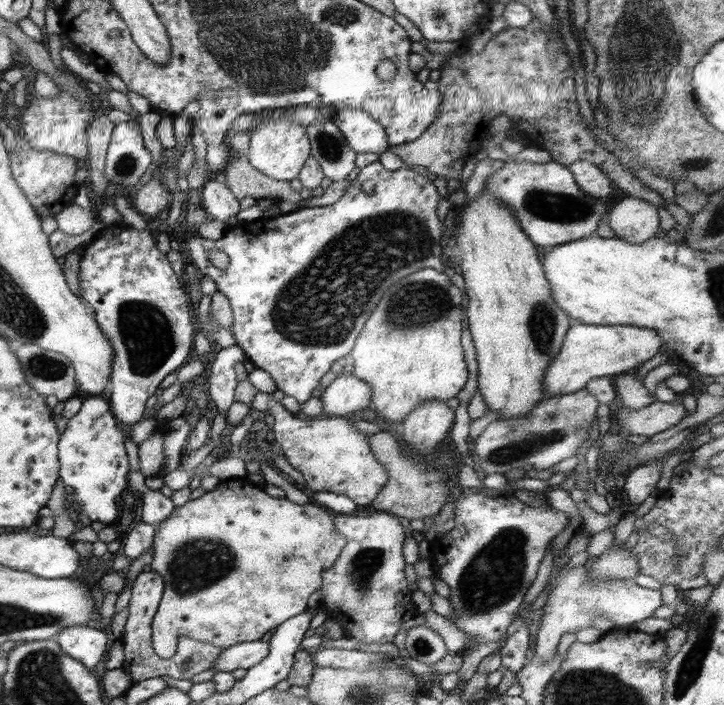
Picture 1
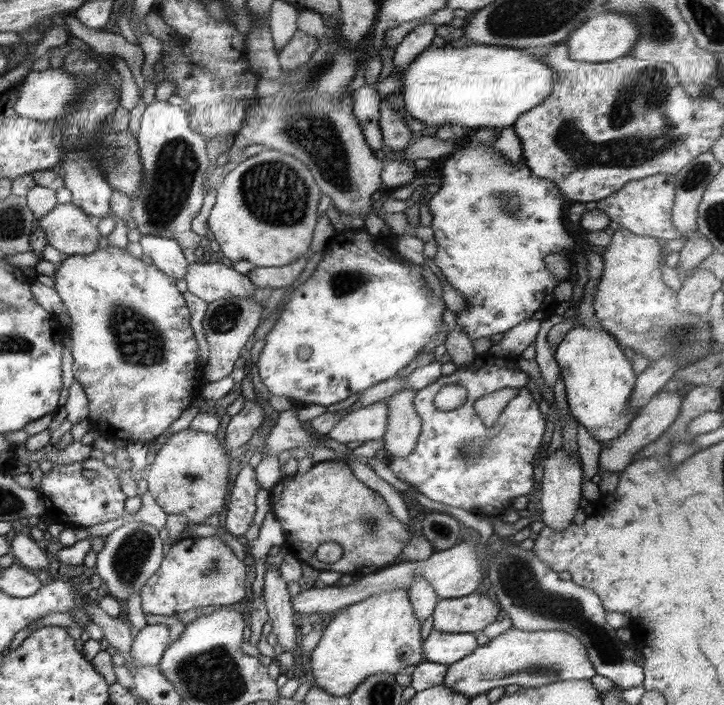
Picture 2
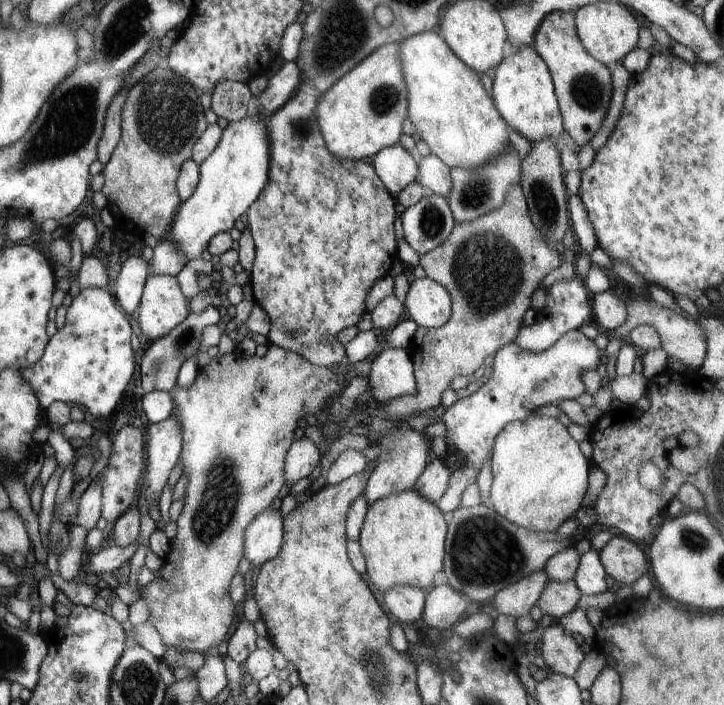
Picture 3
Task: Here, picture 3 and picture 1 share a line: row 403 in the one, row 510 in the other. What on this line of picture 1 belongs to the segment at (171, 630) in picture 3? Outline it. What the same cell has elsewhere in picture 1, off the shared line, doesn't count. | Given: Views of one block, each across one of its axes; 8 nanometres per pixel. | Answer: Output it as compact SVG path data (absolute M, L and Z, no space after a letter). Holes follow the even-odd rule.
M248 478L221 481L214 490L204 493L197 499L190 499L186 504L175 508L169 517L158 523L153 538L154 561L151 564L152 572L156 572L165 583L165 590L157 614L153 619L152 644L154 652L163 659L174 656L179 636L190 636L194 640L210 643L223 649L240 642L260 640L269 630L277 628L286 620L305 612L309 608L307 602L310 596L322 587L323 572L334 565L334 562L342 553L342 548L347 544L346 537L338 533L336 527L334 527L335 515L311 501L300 505L291 502L286 497L274 498L266 494L262 487L255 485Z

